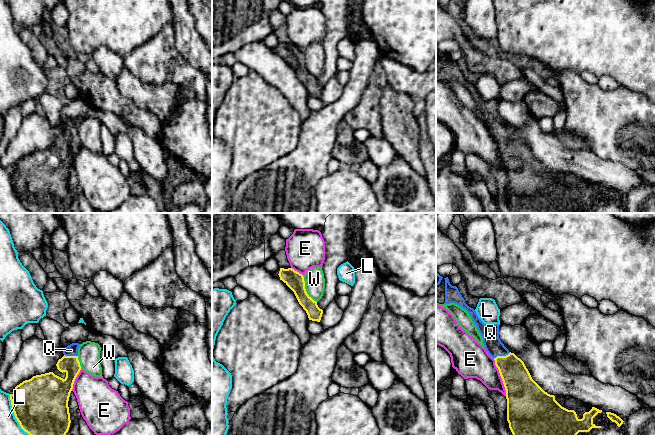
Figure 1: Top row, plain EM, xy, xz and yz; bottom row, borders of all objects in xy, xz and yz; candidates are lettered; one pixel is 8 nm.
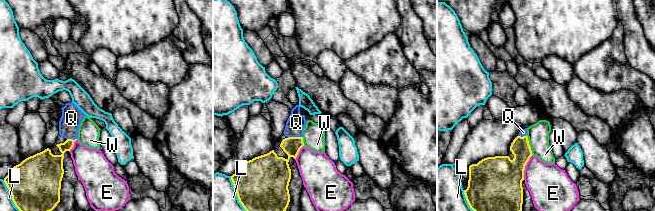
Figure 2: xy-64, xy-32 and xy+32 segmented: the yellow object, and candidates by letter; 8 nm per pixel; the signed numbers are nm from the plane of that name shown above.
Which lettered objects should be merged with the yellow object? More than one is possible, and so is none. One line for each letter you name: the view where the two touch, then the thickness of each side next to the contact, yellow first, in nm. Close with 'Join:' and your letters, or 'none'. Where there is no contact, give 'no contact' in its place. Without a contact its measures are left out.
Q: meets yellow in yz; 220 nm thick on the yellow side, 140 nm on the other
Join: Q

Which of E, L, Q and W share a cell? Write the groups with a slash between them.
E / L / Q / W

